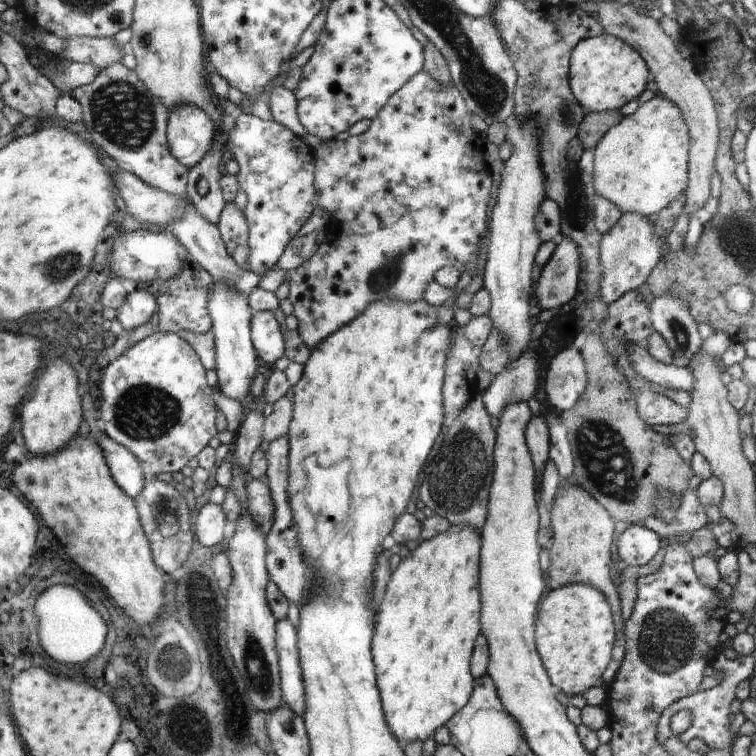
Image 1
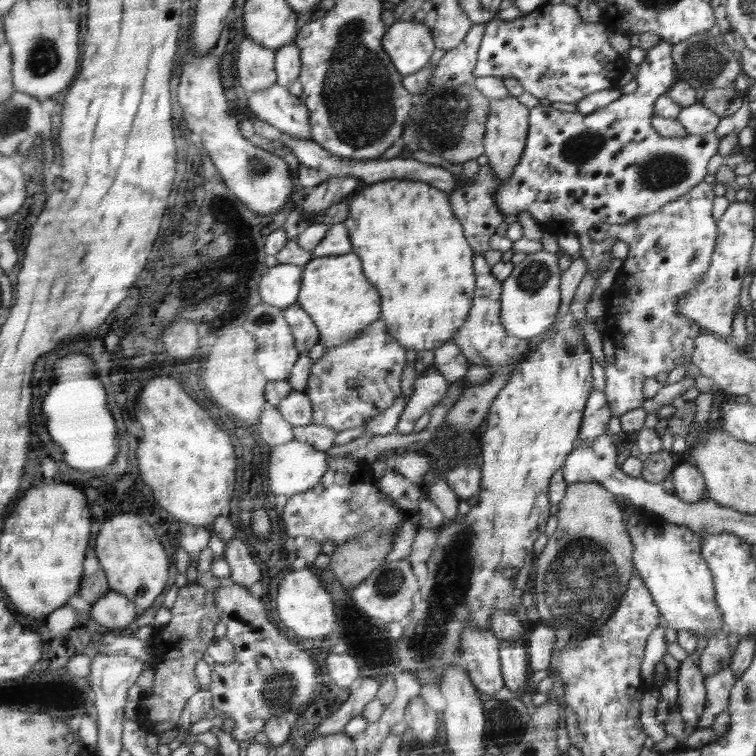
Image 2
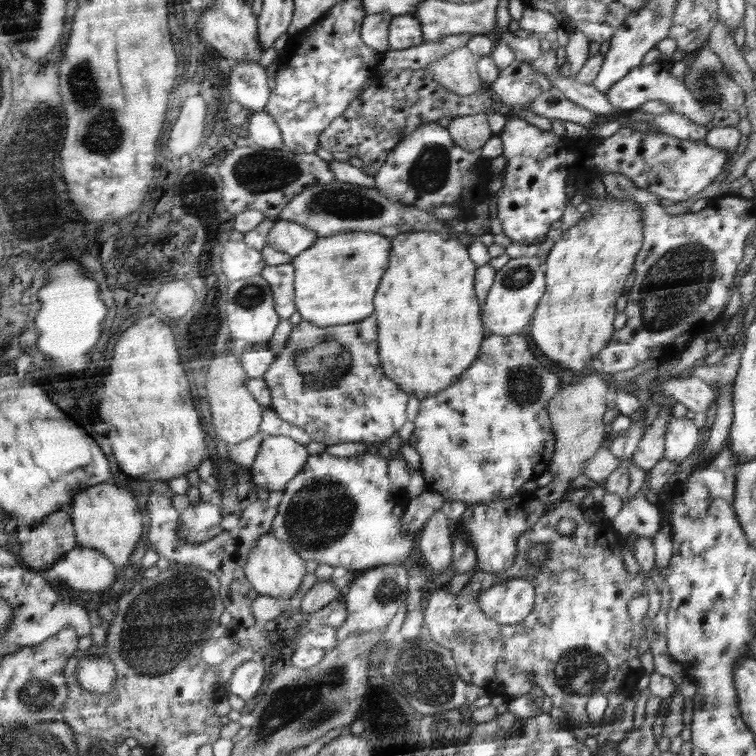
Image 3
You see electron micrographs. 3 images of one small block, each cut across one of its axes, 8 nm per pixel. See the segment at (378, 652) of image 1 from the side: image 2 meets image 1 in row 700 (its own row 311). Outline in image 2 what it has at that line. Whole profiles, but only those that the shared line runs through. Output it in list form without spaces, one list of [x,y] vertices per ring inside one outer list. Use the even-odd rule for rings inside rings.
[[[388,179],[380,182],[369,183],[362,190],[359,190],[351,198],[349,216],[344,219],[344,224],[349,232],[350,240],[353,243],[351,252],[358,252],[362,260],[366,260],[366,276],[382,288],[381,314],[382,320],[389,325],[389,333],[394,340],[402,345],[402,348],[415,350],[416,352],[440,348],[442,345],[450,342],[454,335],[458,334],[458,328],[462,328],[465,320],[469,316],[470,307],[473,306],[473,296],[476,290],[476,272],[472,272],[472,249],[464,233],[464,226],[455,216],[454,208],[450,208],[449,193],[434,188],[426,181],[398,180]]]

